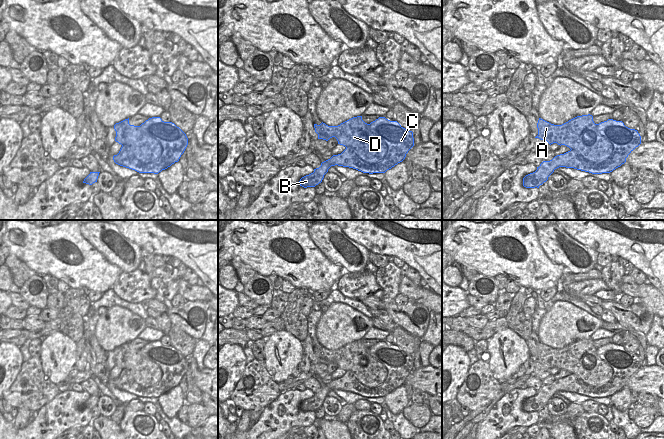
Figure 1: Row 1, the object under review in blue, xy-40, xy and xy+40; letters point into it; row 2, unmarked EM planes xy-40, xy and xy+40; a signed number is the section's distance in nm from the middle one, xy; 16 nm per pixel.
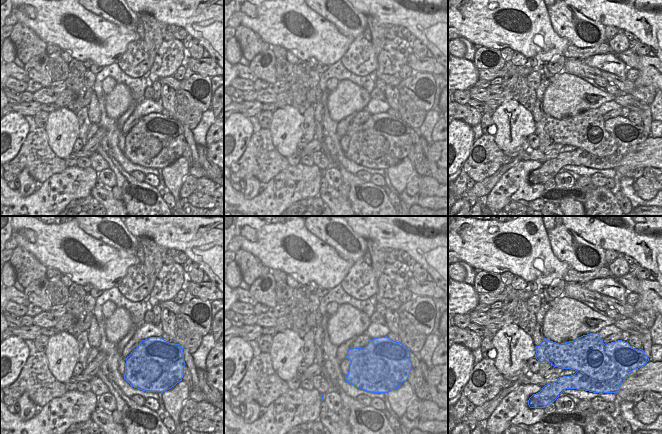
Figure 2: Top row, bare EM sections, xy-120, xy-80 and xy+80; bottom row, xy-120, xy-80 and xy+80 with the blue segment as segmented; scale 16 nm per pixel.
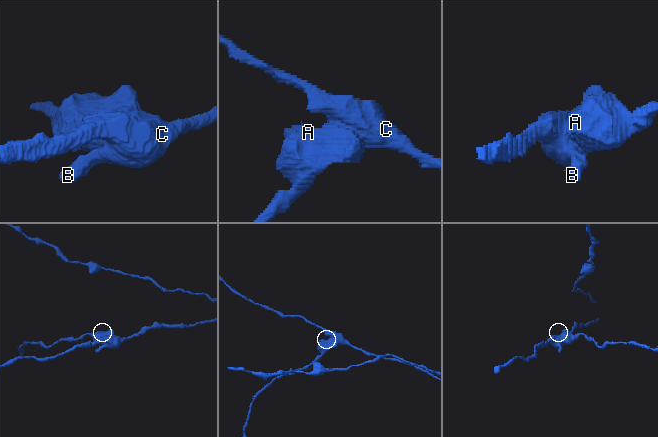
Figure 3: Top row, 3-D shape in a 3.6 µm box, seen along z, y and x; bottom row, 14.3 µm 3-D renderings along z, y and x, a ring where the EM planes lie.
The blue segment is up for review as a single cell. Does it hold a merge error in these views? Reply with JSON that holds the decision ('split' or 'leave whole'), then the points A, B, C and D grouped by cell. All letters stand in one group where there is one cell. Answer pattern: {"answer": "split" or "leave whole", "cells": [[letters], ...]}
{"answer": "split", "cells": [["A", "D"], ["B", "C"]]}

